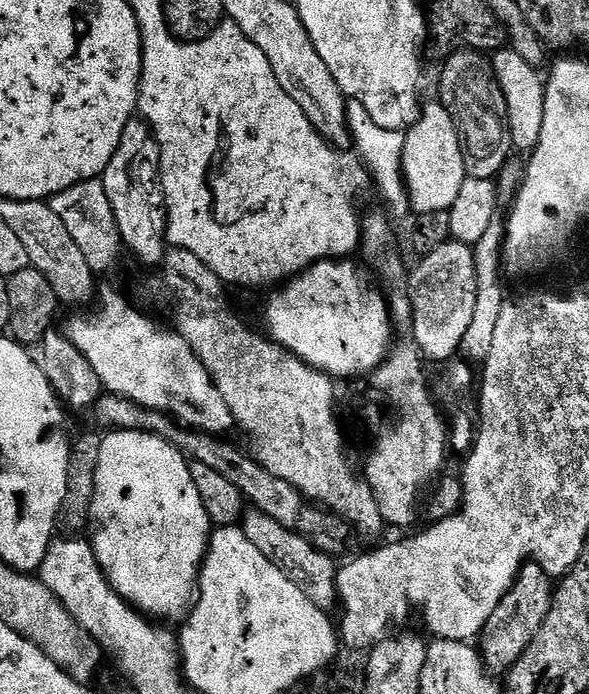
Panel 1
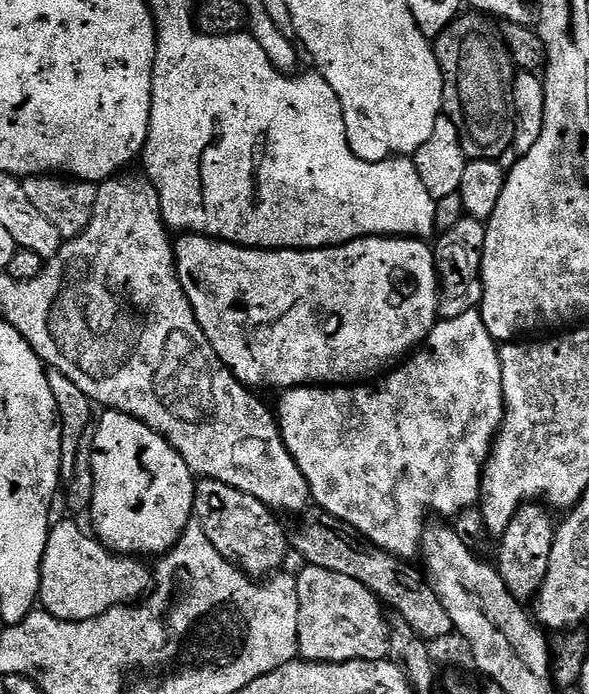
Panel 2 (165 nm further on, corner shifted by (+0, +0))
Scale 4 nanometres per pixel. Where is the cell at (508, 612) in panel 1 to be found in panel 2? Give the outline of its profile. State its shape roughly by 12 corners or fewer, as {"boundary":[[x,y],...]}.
{"boundary":[[525,502],[498,537],[494,567],[521,602],[550,570],[557,525]]}

